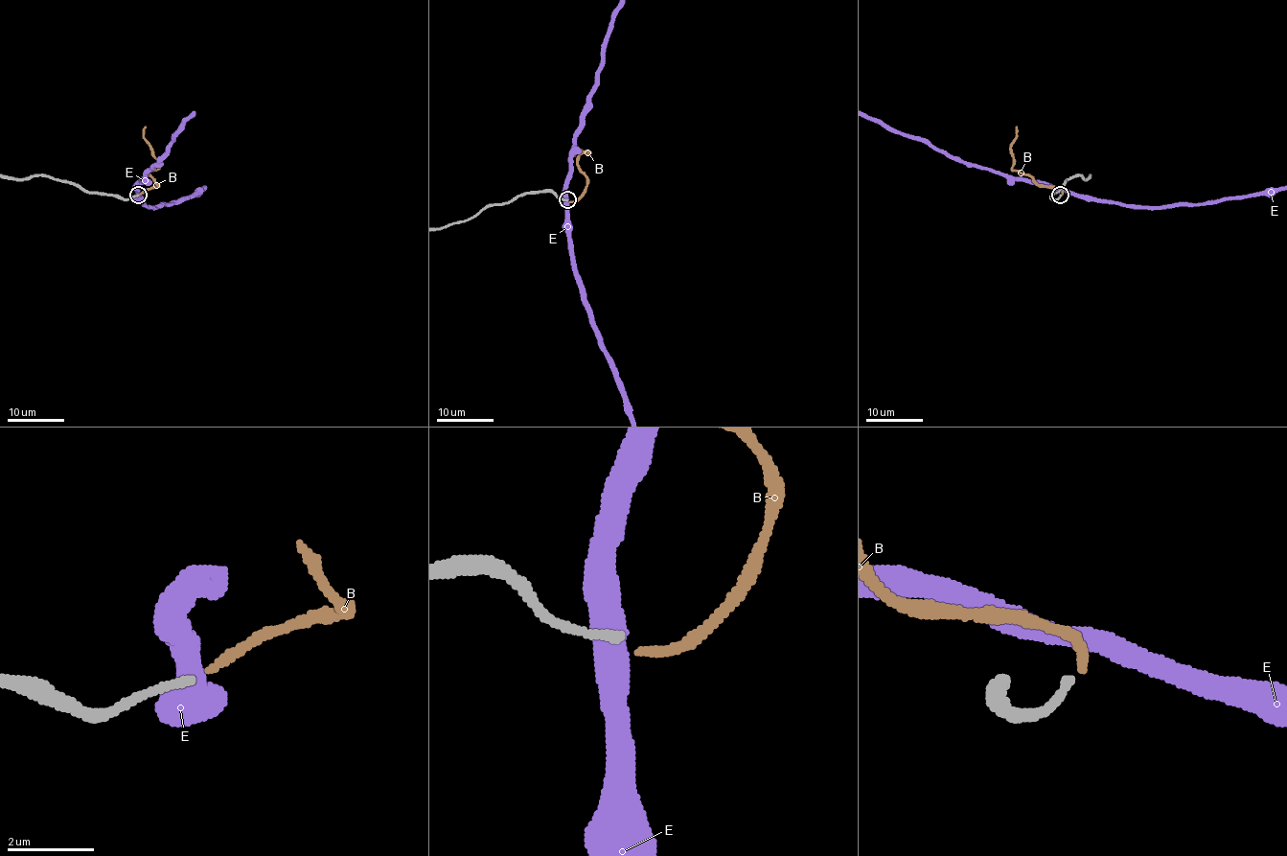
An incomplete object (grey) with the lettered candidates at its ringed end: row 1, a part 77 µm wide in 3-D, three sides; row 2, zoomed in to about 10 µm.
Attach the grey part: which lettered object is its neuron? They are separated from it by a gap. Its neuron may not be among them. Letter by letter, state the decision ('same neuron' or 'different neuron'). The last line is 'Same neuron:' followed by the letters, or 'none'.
B: different neuron
E: different neuron
Same neuron: none

